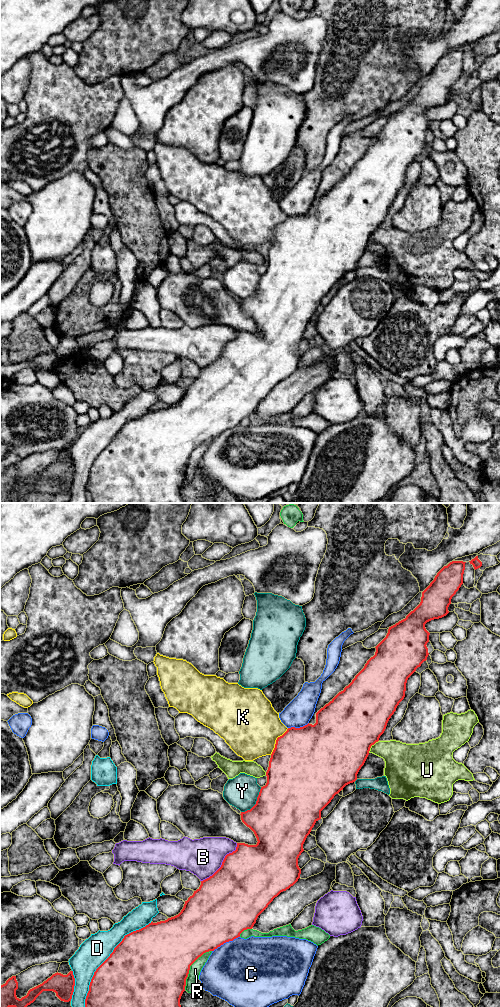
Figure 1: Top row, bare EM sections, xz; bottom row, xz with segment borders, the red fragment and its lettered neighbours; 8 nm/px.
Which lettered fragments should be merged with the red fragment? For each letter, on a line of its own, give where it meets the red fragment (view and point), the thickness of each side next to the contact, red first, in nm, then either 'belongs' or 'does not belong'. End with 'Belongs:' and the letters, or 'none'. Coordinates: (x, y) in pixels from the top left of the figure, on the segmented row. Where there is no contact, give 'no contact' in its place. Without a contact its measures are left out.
B: meets red in xz at (222, 863); 500 nm thick on the red side, 300 nm on the other; does not belong
C: meets red in xz at (225, 942); 500 nm thick on the red side, 480 nm on the other; does not belong
D: meets red in xz at (107, 958); 500 nm thick on the red side, 220 nm on the other; does not belong
K: meets red in xz at (276, 741); 480 nm thick on the red side, 460 nm on the other; belongs
R: meets red in xz at (189, 967); 500 nm thick on the red side, 90 nm on the other; does not belong
U: meets red in xz at (371, 745); 500 nm thick on the red side, 240 nm on the other; does not belong
Y: meets red in xz at (256, 802); 500 nm thick on the red side, 260 nm on the other; does not belong
Belongs: K

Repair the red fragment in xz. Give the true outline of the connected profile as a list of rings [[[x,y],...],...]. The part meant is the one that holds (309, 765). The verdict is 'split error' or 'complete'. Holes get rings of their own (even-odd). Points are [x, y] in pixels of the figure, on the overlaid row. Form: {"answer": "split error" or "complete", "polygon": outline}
{"answer": "complete", "polygon": [[[452,561],[437,573],[434,580],[422,592],[420,604],[411,611],[405,619],[389,627],[386,637],[375,647],[375,655],[367,661],[364,668],[343,691],[339,692],[328,704],[316,713],[316,723],[314,725],[308,723],[300,728],[288,728],[282,736],[277,738],[266,772],[267,783],[265,786],[261,787],[256,804],[250,810],[241,812],[240,814],[242,822],[254,832],[258,841],[257,844],[248,845],[245,843],[237,843],[236,850],[225,856],[221,867],[212,876],[201,881],[200,887],[194,891],[193,895],[190,896],[187,901],[185,901],[184,907],[178,915],[168,918],[165,921],[157,923],[151,922],[145,927],[125,935],[122,941],[114,948],[110,956],[94,972],[85,999],[85,1007],[181,1007],[180,999],[185,991],[186,979],[189,974],[190,966],[204,953],[214,951],[224,943],[240,937],[240,934],[244,930],[252,929],[258,916],[268,907],[273,899],[298,881],[301,874],[301,869],[298,866],[298,858],[304,851],[303,844],[307,836],[310,834],[315,823],[321,819],[321,811],[331,802],[334,796],[343,790],[346,785],[357,780],[357,774],[364,765],[371,746],[379,741],[380,736],[386,729],[389,719],[405,697],[408,678],[424,661],[427,660],[429,653],[426,645],[429,642],[430,633],[426,630],[425,624],[431,620],[442,618],[449,613],[448,607],[451,604],[451,599],[463,584],[465,563],[466,562],[463,561]]]}

